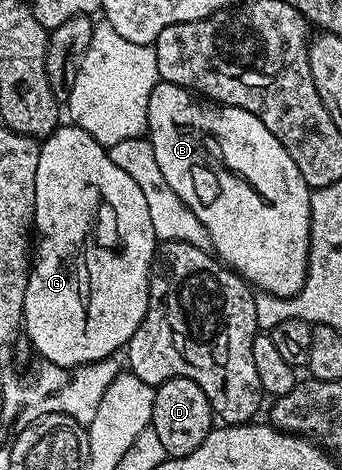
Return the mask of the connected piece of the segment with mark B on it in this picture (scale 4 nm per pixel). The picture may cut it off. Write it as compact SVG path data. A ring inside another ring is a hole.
M159 81L154 92L150 92L146 134L154 148L154 160L158 160L158 168L162 172L162 176L166 176L166 184L170 184L170 188L174 188L174 192L178 192L178 196L184 201L186 208L190 208L190 212L194 212L194 216L198 216L198 220L202 220L202 228L206 228L206 232L210 236L215 257L225 266L235 270L245 282L251 284L257 291L273 294L276 298L294 297L304 286L308 271L312 190L306 184L306 180L302 180L302 172L298 172L298 164L294 164L290 152L286 152L286 148L276 139L274 132L270 132L270 128L266 128L266 124L262 124L262 120L258 116L254 116L242 108L221 106L218 102L197 96L184 86L173 82Z

